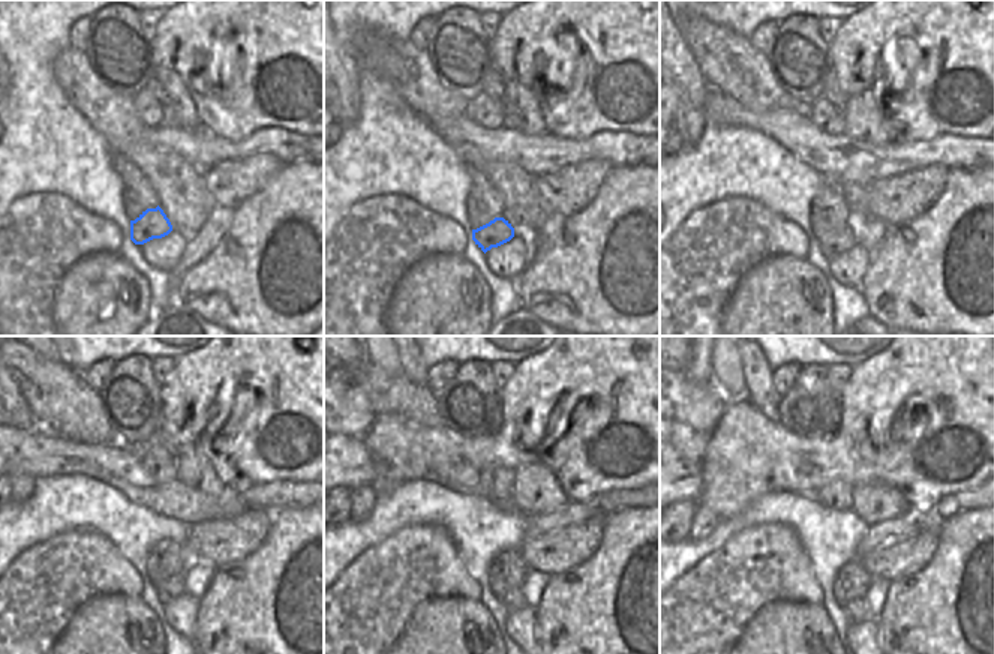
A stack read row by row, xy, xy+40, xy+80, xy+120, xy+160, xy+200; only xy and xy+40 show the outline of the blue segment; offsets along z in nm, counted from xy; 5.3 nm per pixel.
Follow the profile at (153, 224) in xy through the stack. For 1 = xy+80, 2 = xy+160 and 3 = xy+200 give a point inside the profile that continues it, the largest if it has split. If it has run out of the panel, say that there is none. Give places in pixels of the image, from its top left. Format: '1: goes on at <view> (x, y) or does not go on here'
1: goes on at xy+80 (838, 240)
2: goes on at xy+160 (514, 600)
3: goes on at xy+200 (856, 609)

